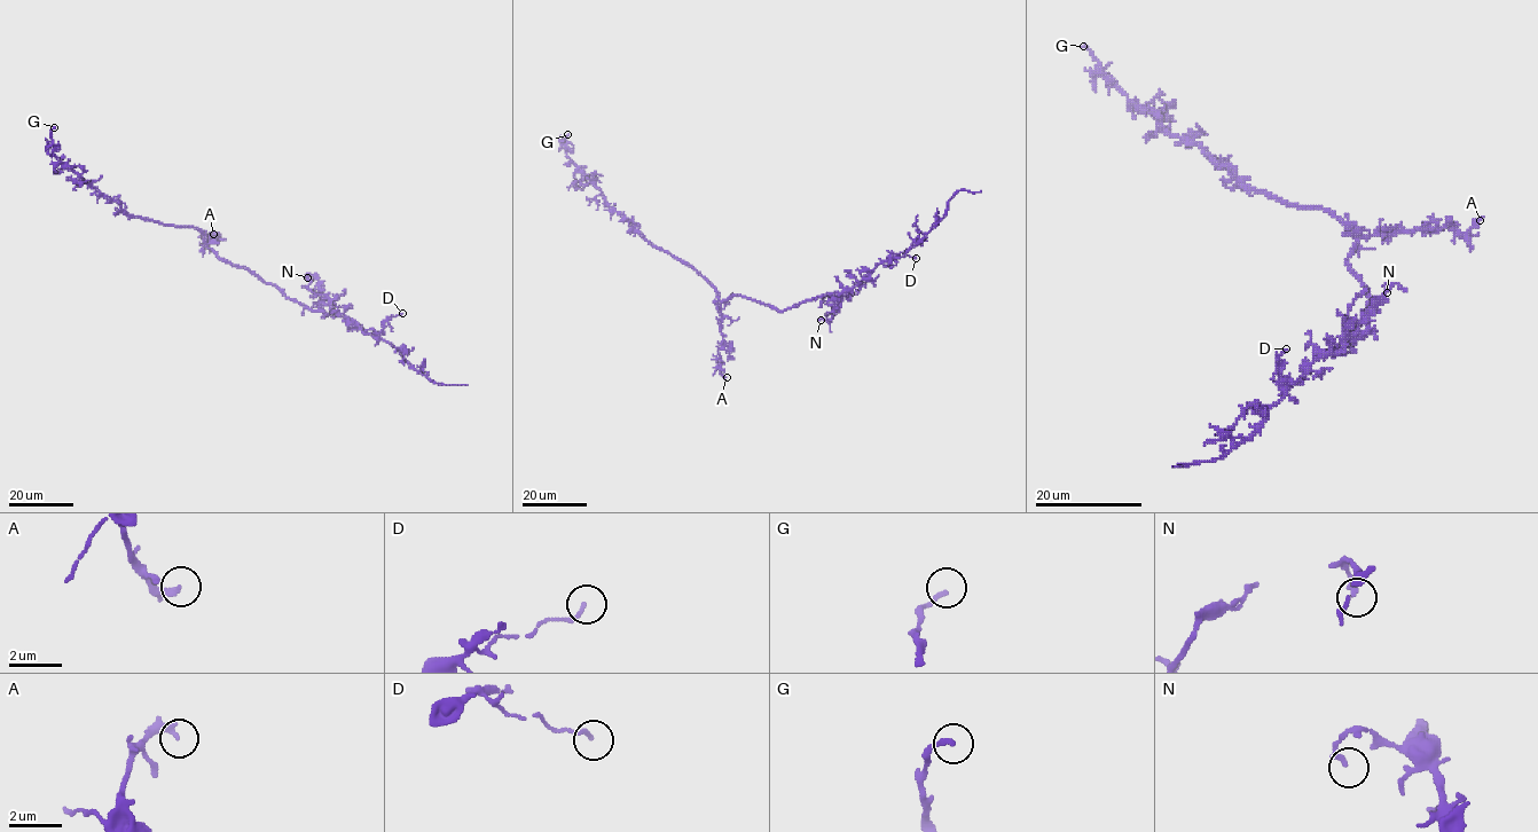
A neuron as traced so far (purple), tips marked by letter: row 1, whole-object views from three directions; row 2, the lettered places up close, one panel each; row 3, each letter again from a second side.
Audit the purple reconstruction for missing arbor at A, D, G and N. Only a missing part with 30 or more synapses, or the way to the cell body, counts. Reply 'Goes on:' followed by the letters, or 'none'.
Goes on: none

